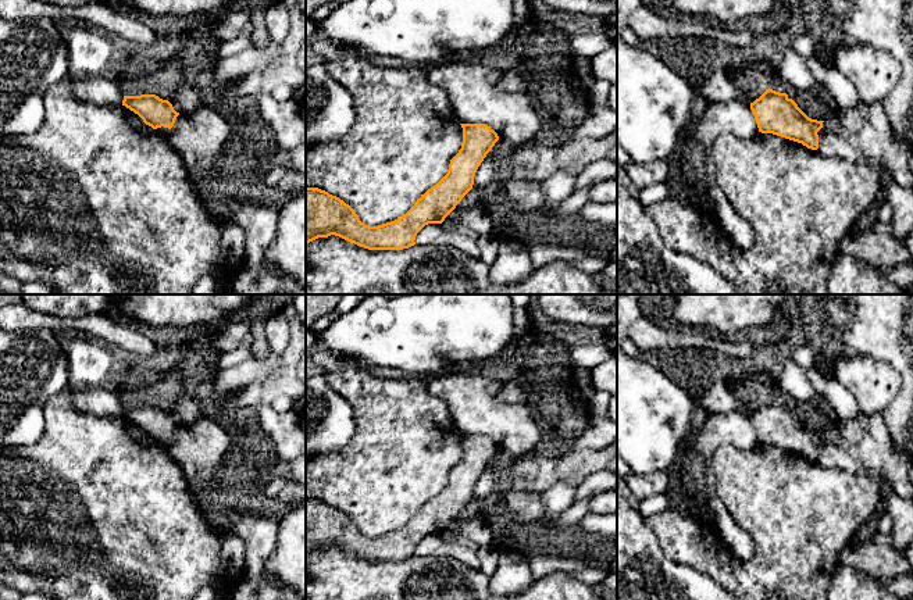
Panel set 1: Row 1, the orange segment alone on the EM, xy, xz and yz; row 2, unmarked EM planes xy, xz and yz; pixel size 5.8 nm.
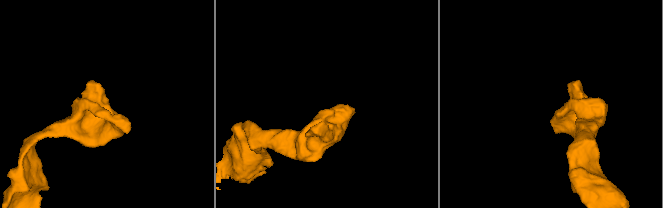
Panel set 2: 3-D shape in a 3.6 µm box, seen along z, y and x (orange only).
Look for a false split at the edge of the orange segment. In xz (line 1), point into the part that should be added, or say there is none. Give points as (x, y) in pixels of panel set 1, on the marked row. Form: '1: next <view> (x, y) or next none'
1: next none

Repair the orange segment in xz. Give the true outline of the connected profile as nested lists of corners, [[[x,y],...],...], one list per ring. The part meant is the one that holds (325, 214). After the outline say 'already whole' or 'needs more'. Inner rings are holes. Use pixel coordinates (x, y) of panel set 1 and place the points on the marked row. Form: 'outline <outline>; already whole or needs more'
outline [[[485,124],[460,125],[461,149],[450,160],[447,174],[392,222],[365,225],[339,197],[318,188],[306,188],[306,244],[335,235],[368,250],[403,250],[414,246],[417,233],[425,225],[442,224],[472,189],[478,167],[499,140],[497,133]]]; already whole

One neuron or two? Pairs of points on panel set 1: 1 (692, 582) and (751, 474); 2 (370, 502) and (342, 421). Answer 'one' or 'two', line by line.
1: two
2: two

